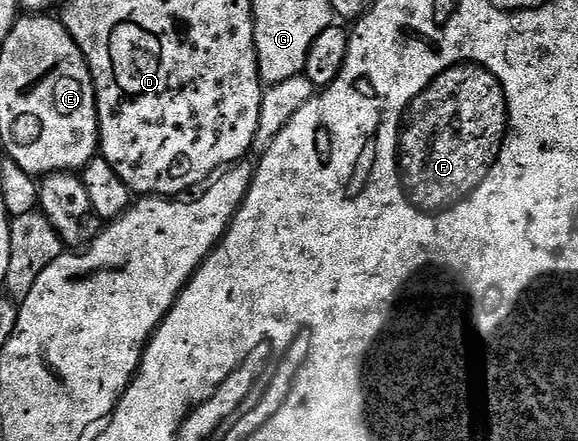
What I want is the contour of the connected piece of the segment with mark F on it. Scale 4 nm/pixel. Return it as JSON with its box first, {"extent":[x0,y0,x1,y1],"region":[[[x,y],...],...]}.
{"extent":[404,64,508,212],"region":[[[457,64],[451,66],[446,72],[442,72],[431,83],[431,89],[428,94],[424,94],[420,98],[420,102],[416,102],[416,106],[412,106],[412,114],[408,114],[408,130],[404,130],[404,195],[408,201],[418,210],[425,212],[440,212],[445,208],[451,207],[457,202],[464,201],[472,191],[476,190],[476,182],[480,182],[480,174],[484,174],[484,166],[488,166],[488,162],[492,162],[492,154],[496,154],[496,142],[504,139],[508,128],[508,105],[504,99],[504,90],[500,86],[500,81],[494,77],[492,73],[484,66],[475,64]]]}

